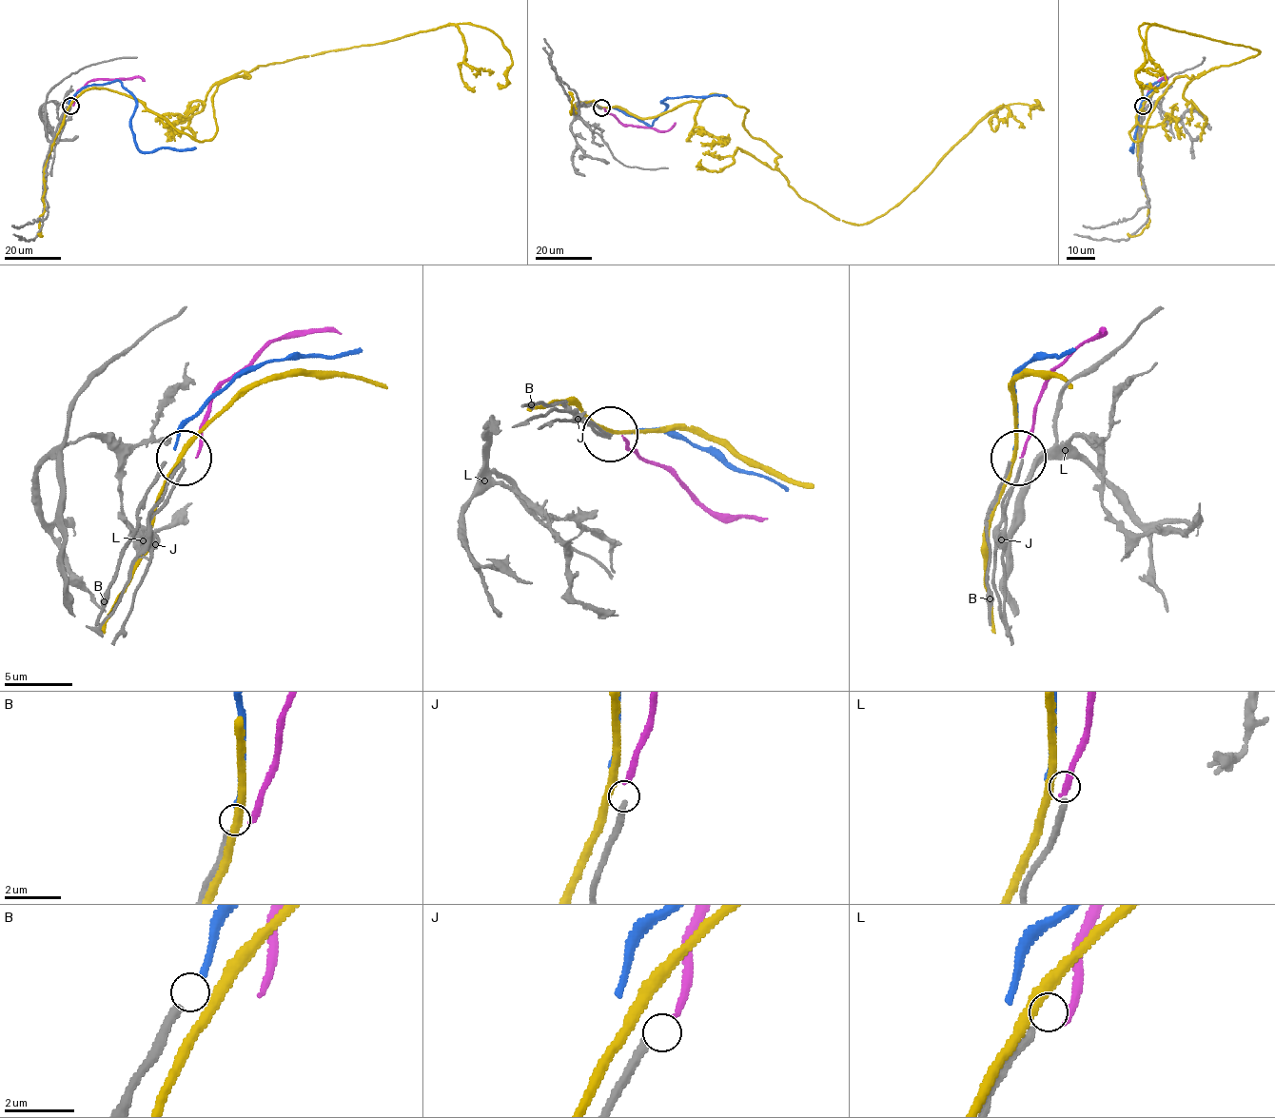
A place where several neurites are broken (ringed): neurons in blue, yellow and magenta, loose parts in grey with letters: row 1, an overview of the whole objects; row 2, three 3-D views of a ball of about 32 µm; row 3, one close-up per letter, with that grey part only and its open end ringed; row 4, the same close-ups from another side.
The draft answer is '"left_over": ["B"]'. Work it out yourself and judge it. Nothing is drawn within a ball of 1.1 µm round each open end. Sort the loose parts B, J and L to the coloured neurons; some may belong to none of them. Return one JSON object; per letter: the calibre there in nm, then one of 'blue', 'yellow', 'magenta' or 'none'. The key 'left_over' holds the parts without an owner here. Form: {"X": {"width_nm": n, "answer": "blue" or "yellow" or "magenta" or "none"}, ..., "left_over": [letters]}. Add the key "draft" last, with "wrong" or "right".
{"B": {"width_nm": 260, "answer": "blue"}, "J": {"width_nm": 240, "answer": "magenta"}, "L": {"width_nm": 240, "answer": "none"}, "left_over": ["L"], "draft": "wrong"}

